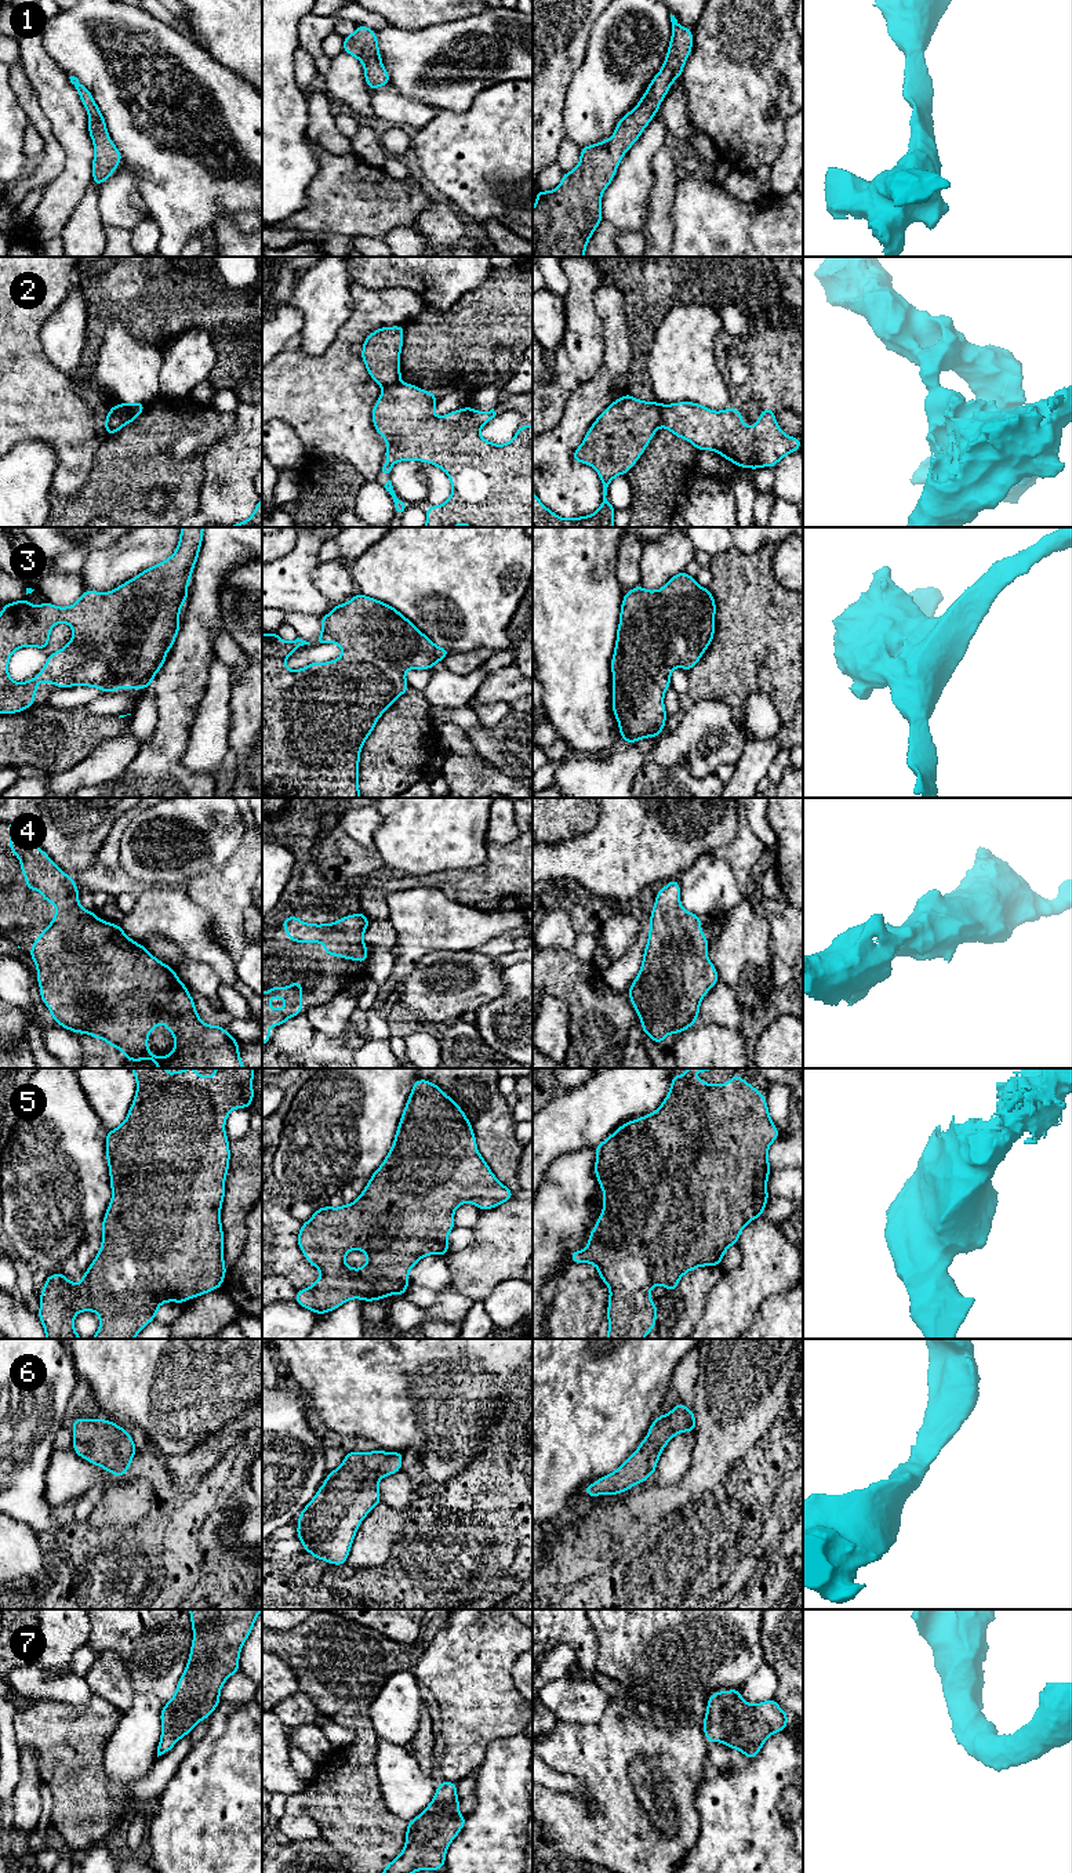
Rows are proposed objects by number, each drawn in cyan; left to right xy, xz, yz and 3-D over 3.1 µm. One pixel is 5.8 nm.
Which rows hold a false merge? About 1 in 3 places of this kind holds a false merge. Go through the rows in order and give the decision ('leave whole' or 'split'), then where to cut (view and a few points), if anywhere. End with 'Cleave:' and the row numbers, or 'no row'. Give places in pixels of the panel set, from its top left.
1: leave whole | no cut
2: split | yz (660, 405), (662, 425)
3: leave whole | no cut
4: leave whole | no cut
5: leave whole | no cut
6: leave whole | no cut
7: leave whole | no cut
Cleave: 2

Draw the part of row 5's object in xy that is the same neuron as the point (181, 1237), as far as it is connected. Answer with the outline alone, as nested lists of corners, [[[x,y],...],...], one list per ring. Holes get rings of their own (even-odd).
[[[131,1068],[137,1079],[137,1093],[124,1122],[106,1133],[106,1161],[109,1164],[112,1199],[102,1222],[102,1245],[91,1266],[83,1273],[81,1282],[75,1285],[62,1273],[48,1275],[40,1292],[40,1318],[46,1339],[83,1339],[75,1331],[75,1315],[80,1311],[95,1311],[99,1315],[99,1329],[91,1339],[134,1339],[157,1315],[157,1308],[166,1302],[183,1304],[207,1292],[221,1288],[226,1275],[224,1262],[224,1231],[221,1208],[225,1197],[225,1179],[229,1169],[230,1150],[225,1133],[225,1122],[233,1108],[247,1108],[254,1100],[254,1068],[215,1068],[212,1077],[201,1077],[193,1068],[166,1074],[166,1068]]]

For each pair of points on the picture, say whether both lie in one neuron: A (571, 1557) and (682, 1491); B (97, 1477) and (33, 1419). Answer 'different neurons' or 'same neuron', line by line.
A: same neuron
B: different neurons

